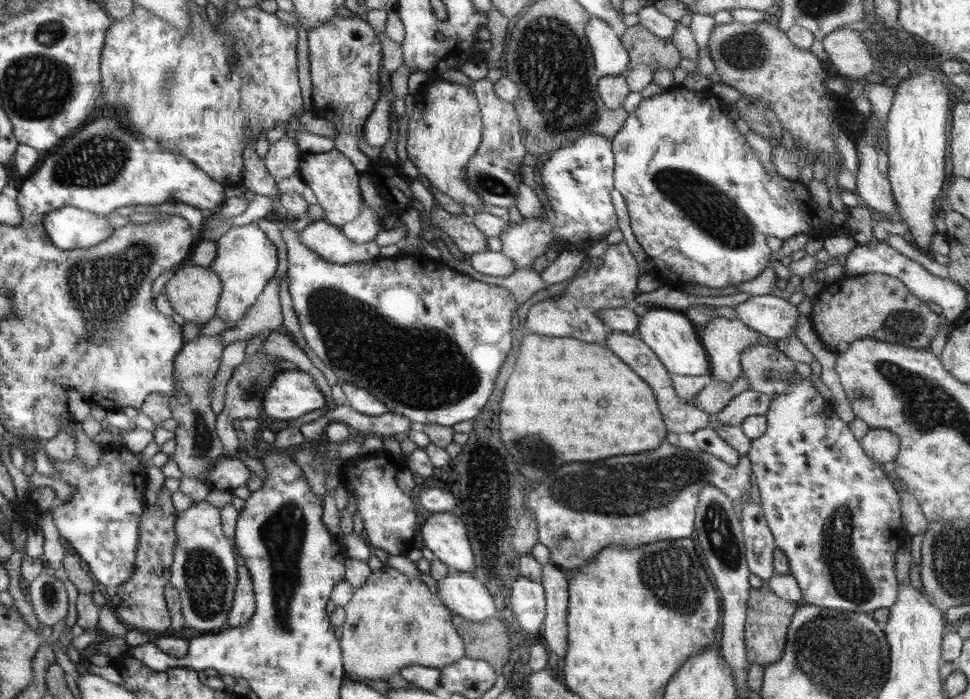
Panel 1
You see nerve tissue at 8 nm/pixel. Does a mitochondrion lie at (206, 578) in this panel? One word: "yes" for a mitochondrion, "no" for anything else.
yes

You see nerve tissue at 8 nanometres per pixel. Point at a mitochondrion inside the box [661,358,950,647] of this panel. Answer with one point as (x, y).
(848, 575)

